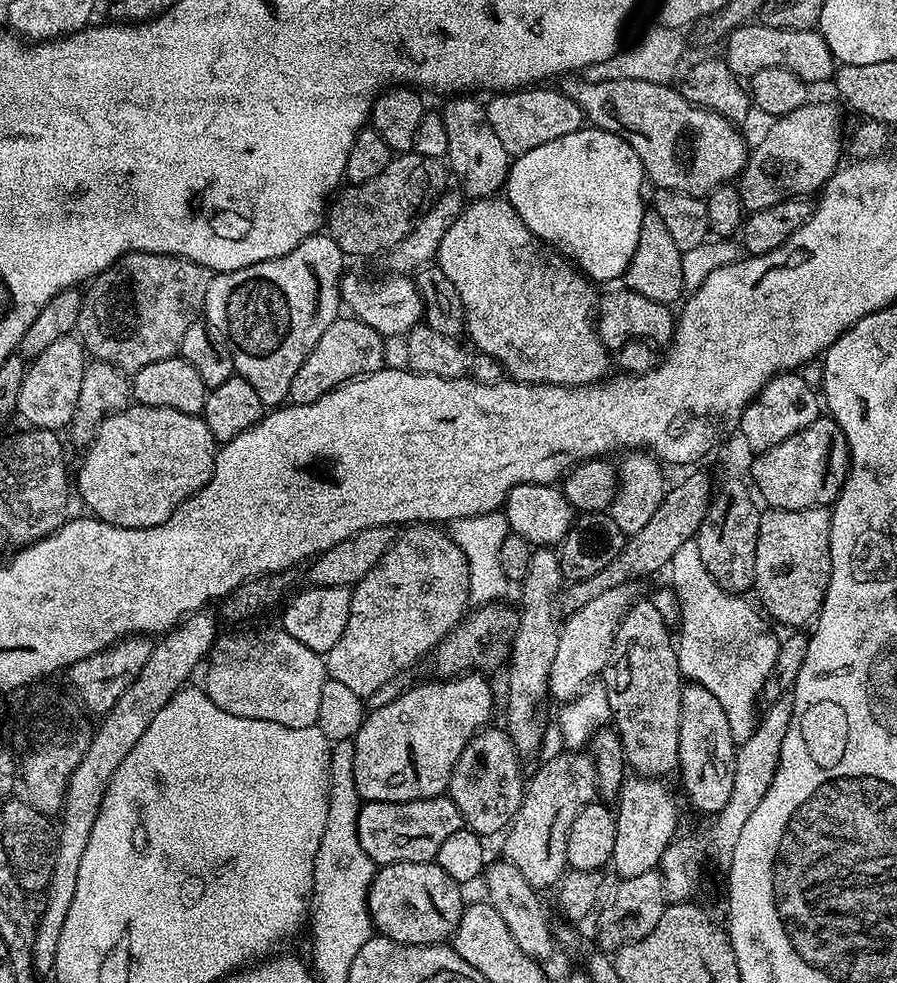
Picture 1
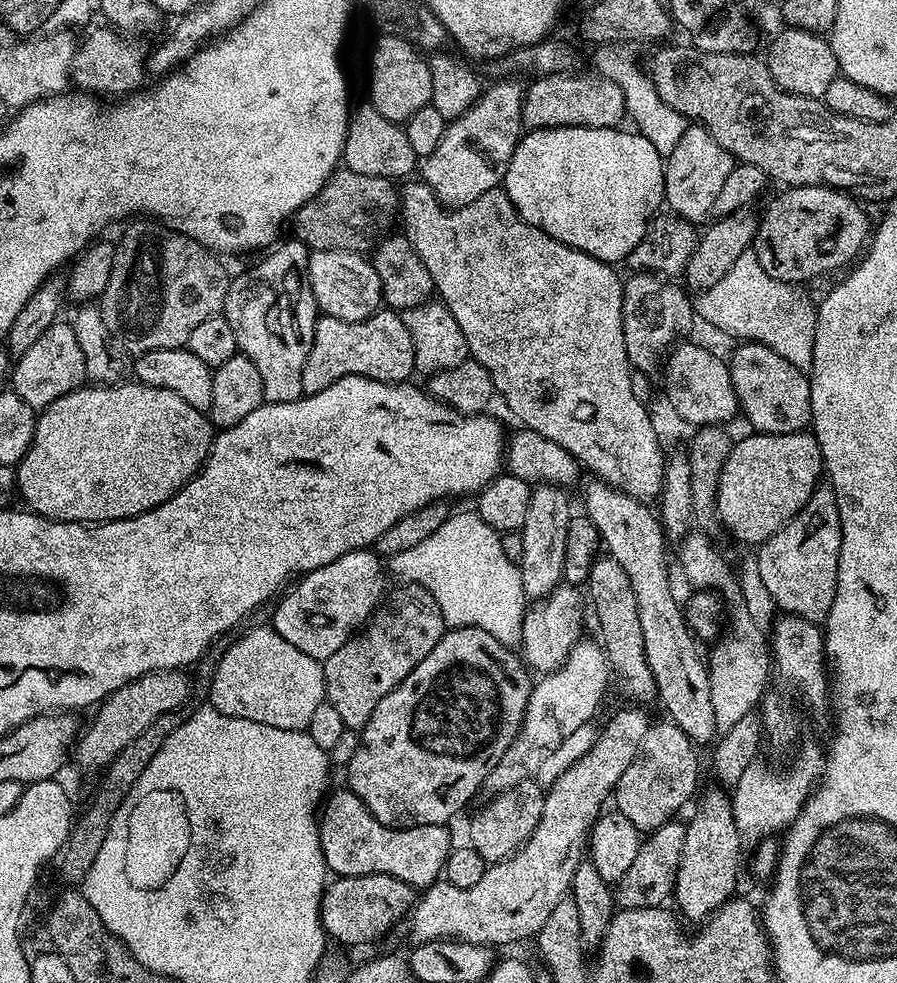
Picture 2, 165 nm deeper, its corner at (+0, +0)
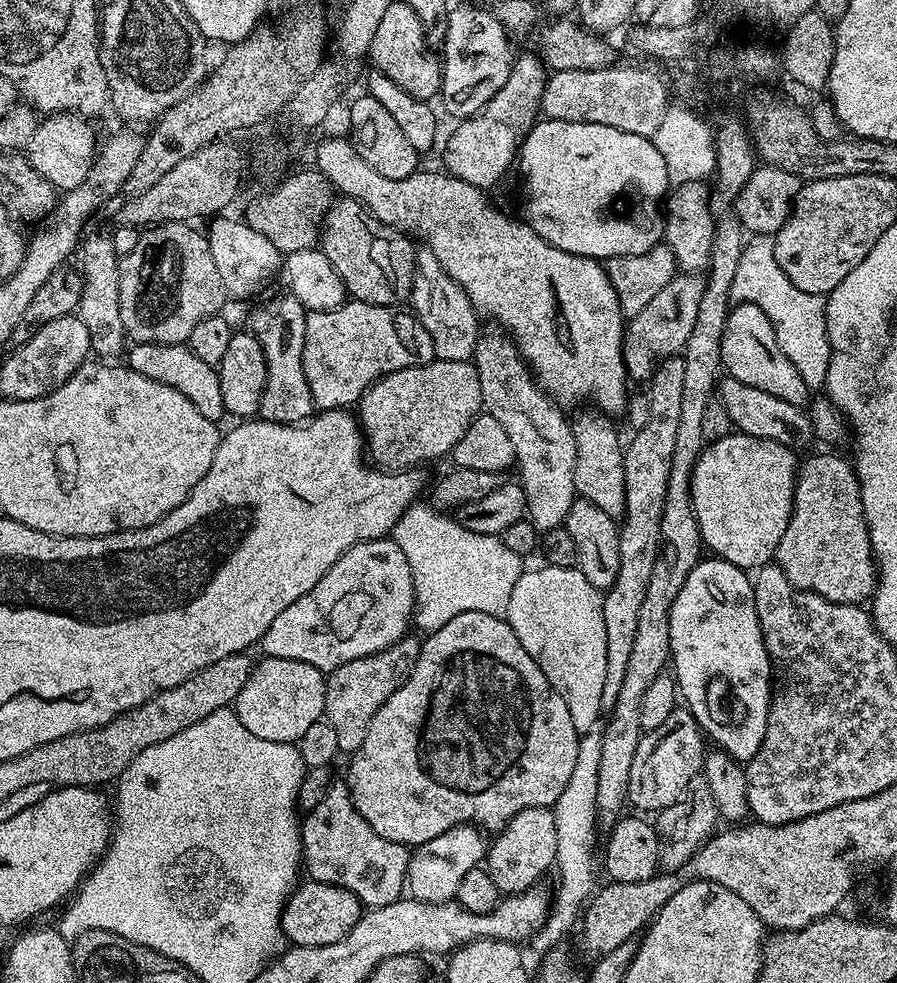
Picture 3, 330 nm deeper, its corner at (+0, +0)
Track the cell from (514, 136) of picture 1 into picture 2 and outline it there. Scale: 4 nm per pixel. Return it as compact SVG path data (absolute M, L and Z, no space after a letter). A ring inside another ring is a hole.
M557 74L555 76L542 76L531 81L532 85L527 85L526 95L524 97L524 105L522 106L521 125L525 129L535 130L538 128L615 128L621 123L620 119L625 119L624 95L622 90L618 90L618 86L614 86L614 82L610 82L605 76L599 74L591 74L592 76L580 76L581 74Z

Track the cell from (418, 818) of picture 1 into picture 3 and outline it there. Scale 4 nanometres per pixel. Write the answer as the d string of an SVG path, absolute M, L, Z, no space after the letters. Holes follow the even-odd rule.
M334 782L326 790L322 802L306 812L300 826L300 847L303 871L311 879L350 890L350 894L357 896L365 909L388 906L405 895L408 863L412 858L409 845L390 842L390 838L382 838L382 834L377 834L370 827L370 822L358 814L352 795L348 793L347 783Z

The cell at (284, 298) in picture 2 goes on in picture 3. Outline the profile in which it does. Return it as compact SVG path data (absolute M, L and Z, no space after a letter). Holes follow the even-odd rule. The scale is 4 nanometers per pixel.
M290 294L283 295L258 305L253 310L247 327L262 346L268 371L258 413L259 419L275 424L298 424L309 419L314 412L310 386L306 386L306 370L302 370L306 310L300 305L298 298Z

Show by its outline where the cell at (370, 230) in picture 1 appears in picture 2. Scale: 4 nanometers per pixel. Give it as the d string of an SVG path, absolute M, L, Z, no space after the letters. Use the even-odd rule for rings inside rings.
M347 170L332 173L309 200L297 210L295 239L301 240L312 252L342 250L368 254L393 231L400 211L400 192L393 181L374 178L370 174L354 174Z

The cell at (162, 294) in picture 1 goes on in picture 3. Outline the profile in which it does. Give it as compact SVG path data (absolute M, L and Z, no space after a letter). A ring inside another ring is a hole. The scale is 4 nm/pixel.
M172 220L169 224L153 224L145 227L140 233L134 250L130 250L130 254L126 254L120 260L120 309L122 310L122 322L124 323L125 333L135 343L183 344L190 338L190 330L194 330L194 326L198 326L198 322L202 322L202 318L210 318L217 315L223 309L220 307L223 306L224 300L226 301L226 293L223 288L221 275L218 274L218 269L214 266L214 259L208 245L207 235L203 231L200 233L196 226L193 226L191 223L182 220Z

